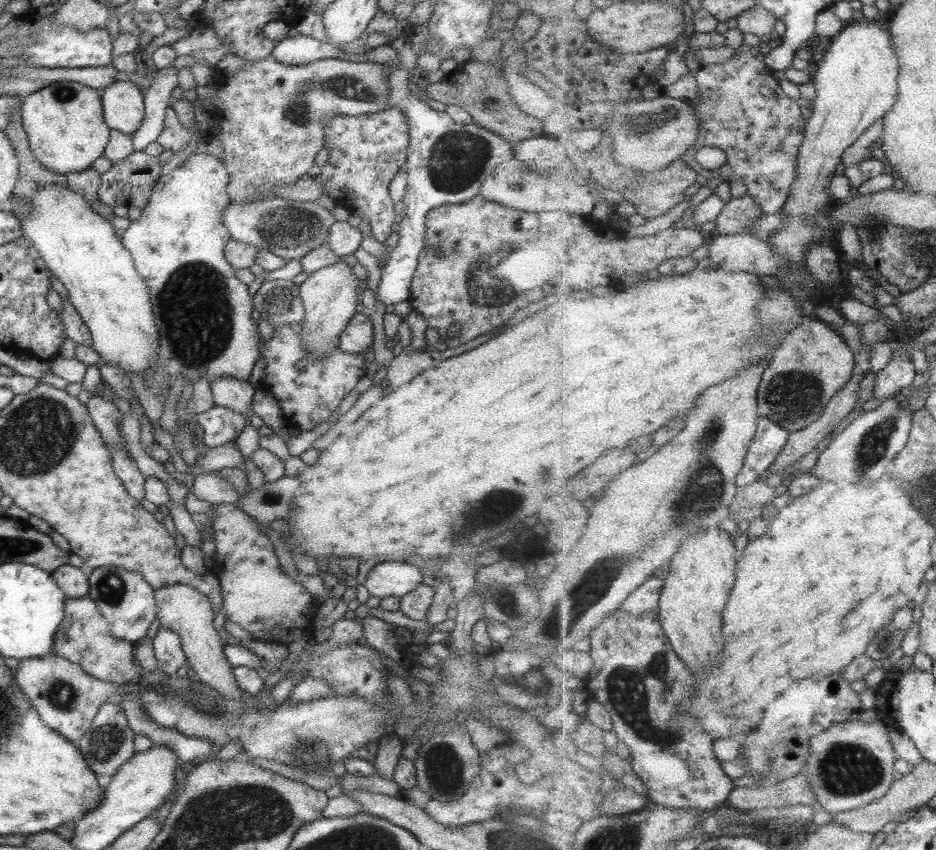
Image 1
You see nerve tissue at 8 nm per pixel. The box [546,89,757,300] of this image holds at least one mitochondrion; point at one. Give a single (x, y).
(638, 124)

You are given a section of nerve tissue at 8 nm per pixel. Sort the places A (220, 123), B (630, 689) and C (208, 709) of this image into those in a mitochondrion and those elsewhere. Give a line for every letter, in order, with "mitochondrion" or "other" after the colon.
A: other
B: mitochondrion
C: mitochondrion

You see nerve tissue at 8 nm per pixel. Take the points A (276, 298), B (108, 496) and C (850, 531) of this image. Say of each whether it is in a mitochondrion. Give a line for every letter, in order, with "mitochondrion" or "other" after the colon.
A: mitochondrion
B: other
C: other

